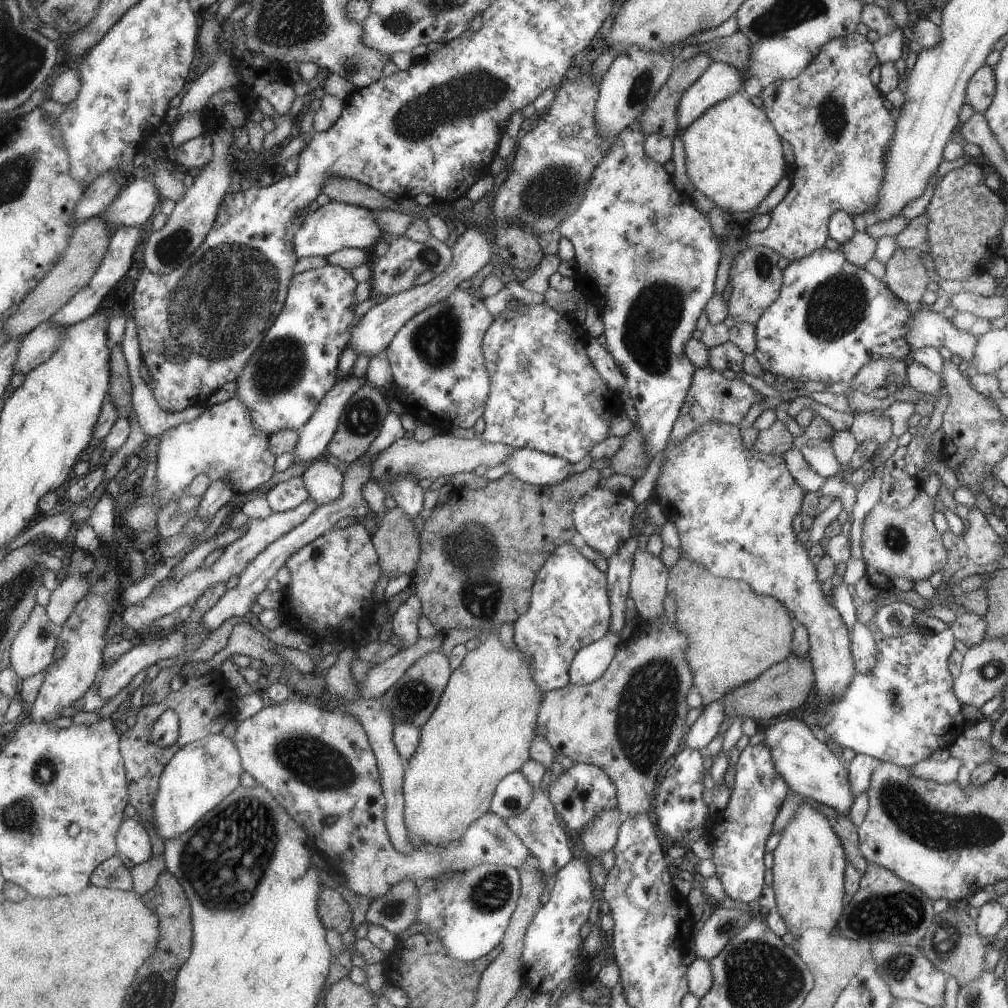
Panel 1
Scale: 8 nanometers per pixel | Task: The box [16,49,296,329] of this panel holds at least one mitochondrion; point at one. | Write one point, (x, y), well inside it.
(169, 250)

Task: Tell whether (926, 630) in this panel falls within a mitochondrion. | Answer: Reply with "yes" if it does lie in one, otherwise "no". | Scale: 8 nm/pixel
no

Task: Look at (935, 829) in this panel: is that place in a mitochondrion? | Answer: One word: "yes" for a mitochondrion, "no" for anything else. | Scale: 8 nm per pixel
yes

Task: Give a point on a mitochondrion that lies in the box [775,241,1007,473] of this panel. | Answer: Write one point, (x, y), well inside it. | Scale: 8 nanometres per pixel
(839, 304)

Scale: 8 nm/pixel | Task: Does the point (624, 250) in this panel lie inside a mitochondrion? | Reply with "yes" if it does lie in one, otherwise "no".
no

